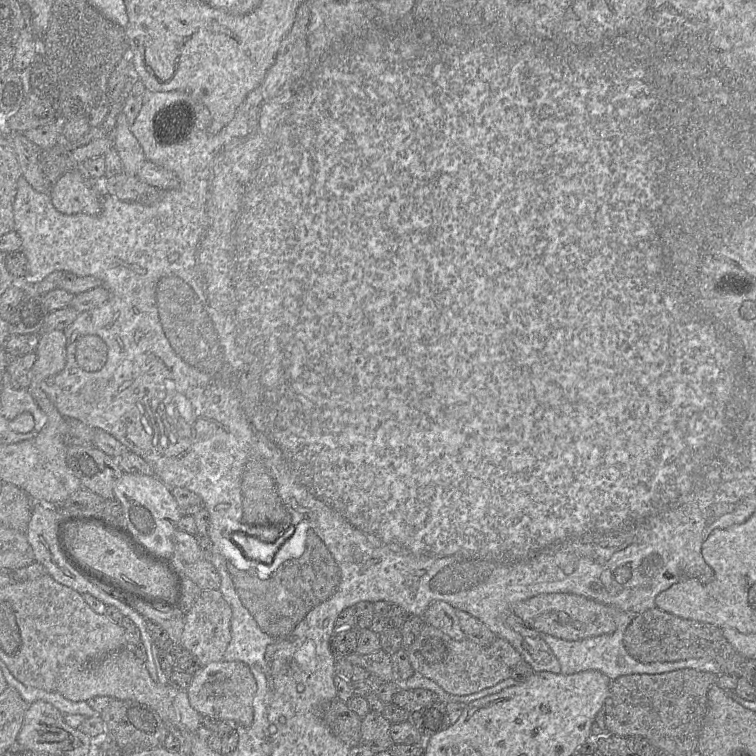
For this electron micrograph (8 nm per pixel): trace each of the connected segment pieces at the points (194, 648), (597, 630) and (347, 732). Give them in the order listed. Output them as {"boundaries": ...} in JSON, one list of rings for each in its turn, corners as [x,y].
{"boundaries":[[[[202,590],[193,606],[184,614],[180,644],[191,652],[202,666],[223,660],[231,640],[232,610],[219,590]]],[[[543,593],[514,604],[513,613],[540,633],[577,641],[612,634],[618,626],[630,623],[636,615],[627,615],[620,609],[599,603],[584,596],[568,593]]],[[[338,697],[322,703],[322,719],[330,732],[350,747],[360,744],[361,720]]]]}

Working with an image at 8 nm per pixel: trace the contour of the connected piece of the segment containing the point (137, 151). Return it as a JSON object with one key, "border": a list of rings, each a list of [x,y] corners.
{"border":[[[123,112],[117,116],[116,137],[113,144],[122,161],[123,171],[136,176],[147,159],[138,140],[132,134],[131,125]]]}

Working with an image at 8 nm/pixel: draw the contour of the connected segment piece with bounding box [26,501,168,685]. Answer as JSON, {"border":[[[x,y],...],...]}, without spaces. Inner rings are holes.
{"border":[[[33,501],[32,514],[28,523],[26,536],[29,544],[33,549],[35,561],[42,564],[47,571],[47,575],[50,575],[58,583],[70,587],[80,594],[90,594],[98,600],[102,601],[105,605],[112,605],[116,607],[124,616],[129,617],[140,630],[141,641],[145,646],[147,655],[145,667],[148,670],[151,678],[162,685],[168,685],[168,678],[162,671],[160,664],[155,663],[154,661],[152,641],[147,632],[146,619],[137,611],[128,606],[128,604],[124,604],[116,598],[112,597],[109,593],[106,593],[101,588],[99,588],[95,582],[90,581],[82,576],[72,566],[66,557],[62,544],[63,531],[66,523],[67,519],[60,516],[49,504]]]}

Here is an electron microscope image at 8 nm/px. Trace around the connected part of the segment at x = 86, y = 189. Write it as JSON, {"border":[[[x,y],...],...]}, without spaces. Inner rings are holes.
{"border":[[[79,169],[63,174],[51,187],[53,206],[65,215],[101,213],[101,198]]]}

